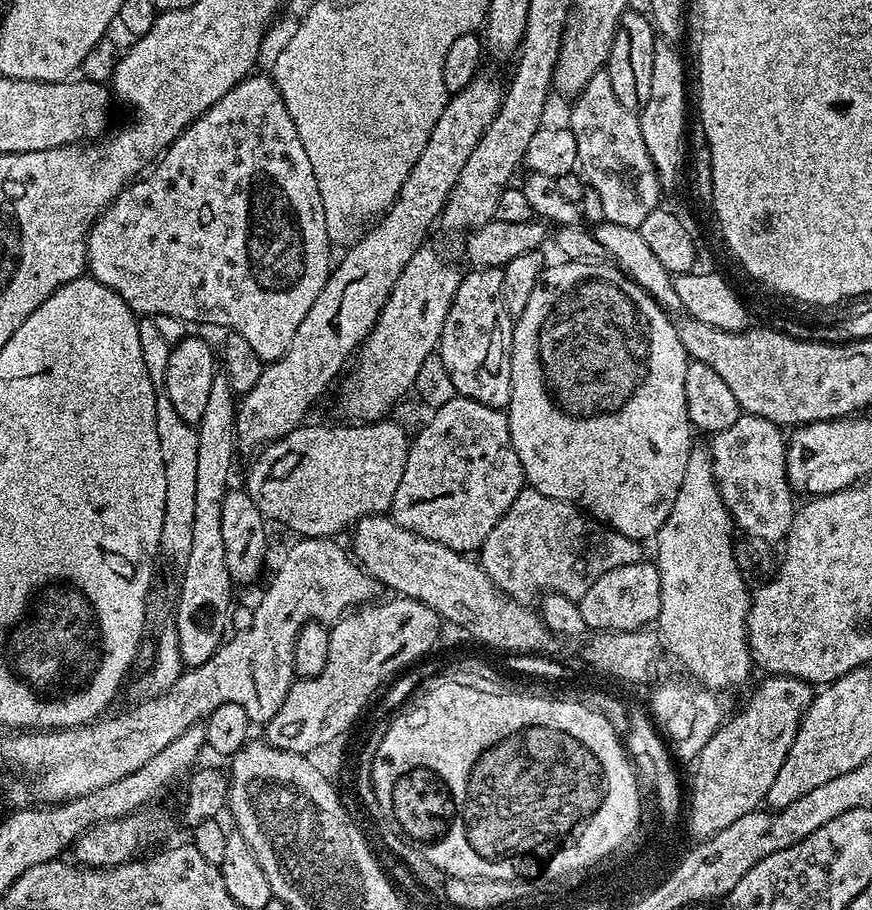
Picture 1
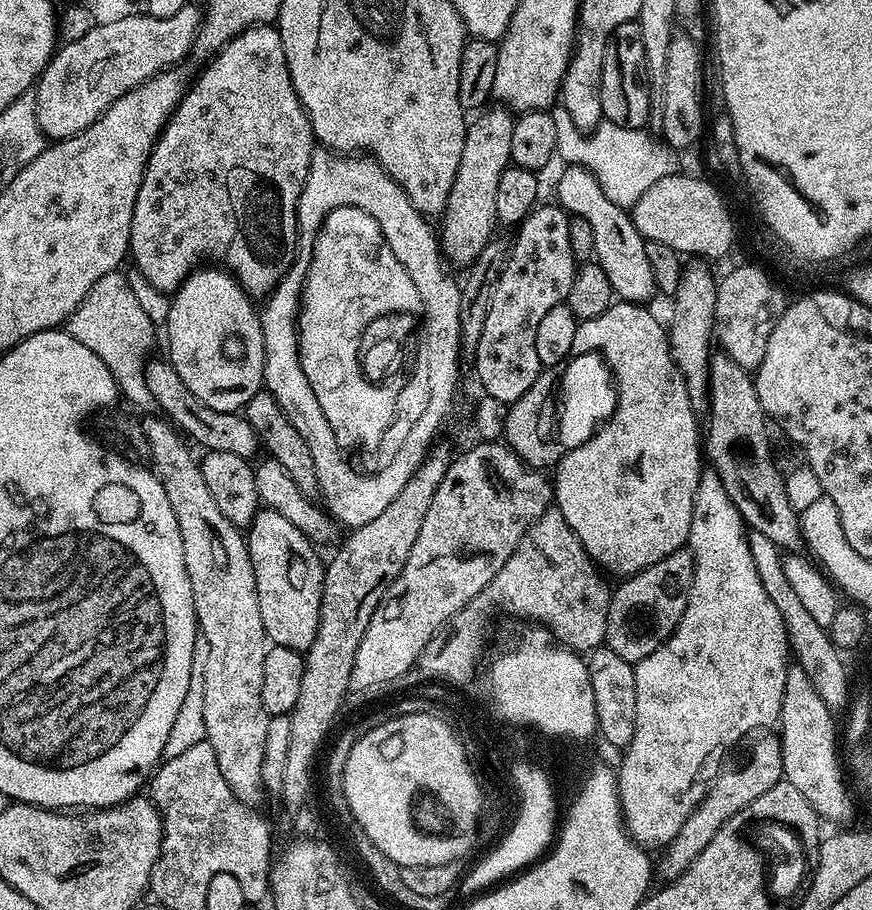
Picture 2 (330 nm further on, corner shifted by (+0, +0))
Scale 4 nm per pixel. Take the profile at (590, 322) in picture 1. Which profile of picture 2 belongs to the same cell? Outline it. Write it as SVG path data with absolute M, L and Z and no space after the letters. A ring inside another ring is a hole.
M613 302L604 313L577 323L574 346L572 347L573 353L582 355L587 352L598 352L604 357L615 377L617 404L611 419L600 428L596 435L592 436L584 445L565 451L561 455L560 463L554 468L554 473L556 472L556 480L554 476L555 507L559 508L562 518L566 518L566 522L582 542L586 554L590 554L590 558L605 573L613 572L616 578L627 578L635 572L646 570L646 566L654 566L654 562L662 562L662 558L666 558L666 554L674 554L679 548L687 545L692 511L694 510L694 498L702 471L702 465L700 465L700 460L702 464L702 432L699 427L696 429L698 414L692 409L692 403L686 390L686 382L672 357L672 345L665 325L663 328L644 308L646 307L636 302Z

